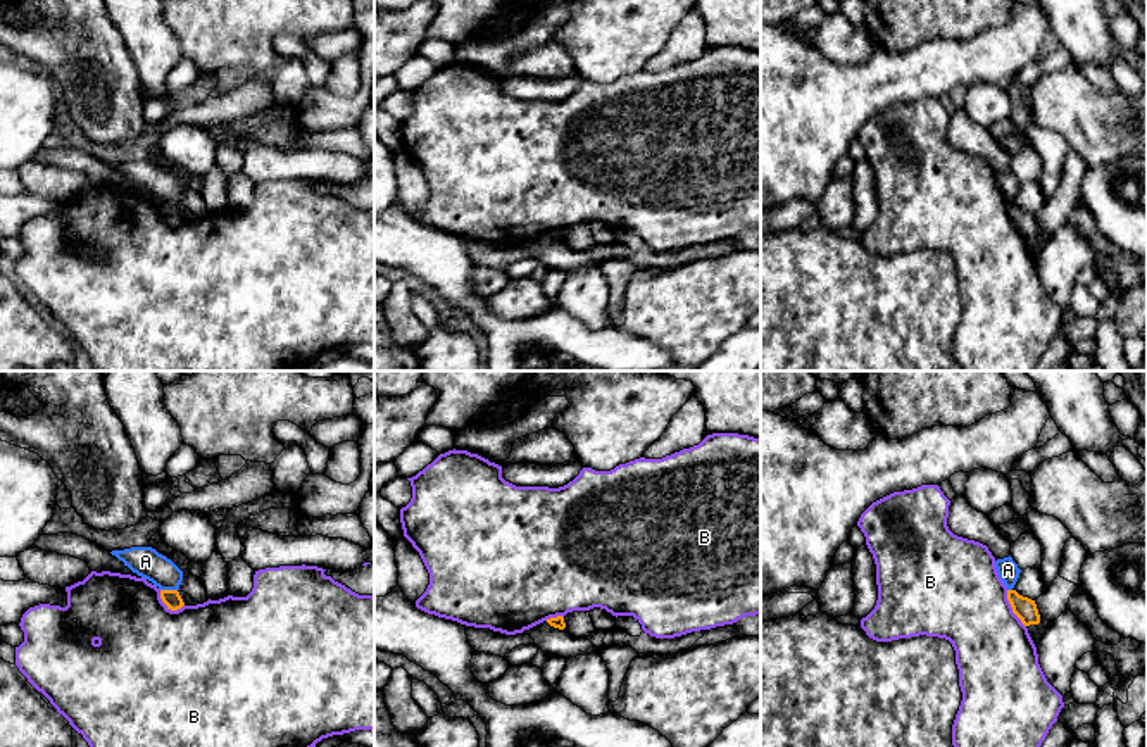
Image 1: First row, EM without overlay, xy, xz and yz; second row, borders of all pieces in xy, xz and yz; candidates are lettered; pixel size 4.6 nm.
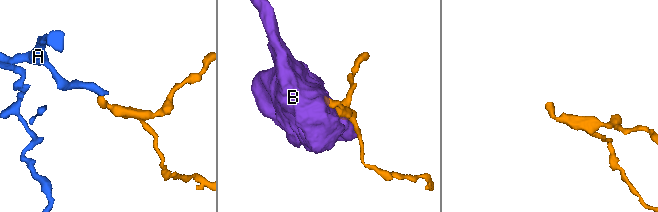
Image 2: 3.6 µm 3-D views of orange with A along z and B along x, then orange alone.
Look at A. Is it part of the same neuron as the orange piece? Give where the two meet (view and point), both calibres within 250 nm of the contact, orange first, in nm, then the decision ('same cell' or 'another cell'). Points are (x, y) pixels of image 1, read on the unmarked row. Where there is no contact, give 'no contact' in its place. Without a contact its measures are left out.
meets orange in xy at (169, 204); 80 nm thick on the orange side, 140 nm on the other; another cell

